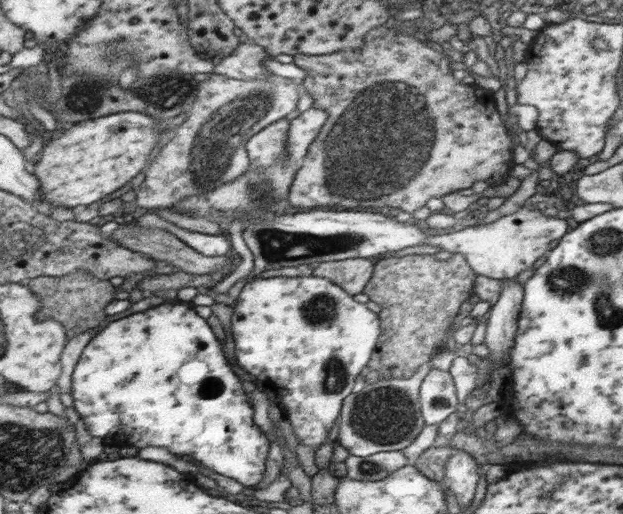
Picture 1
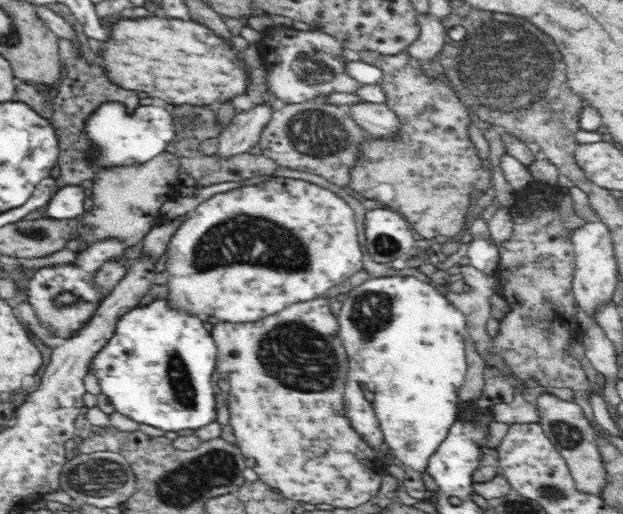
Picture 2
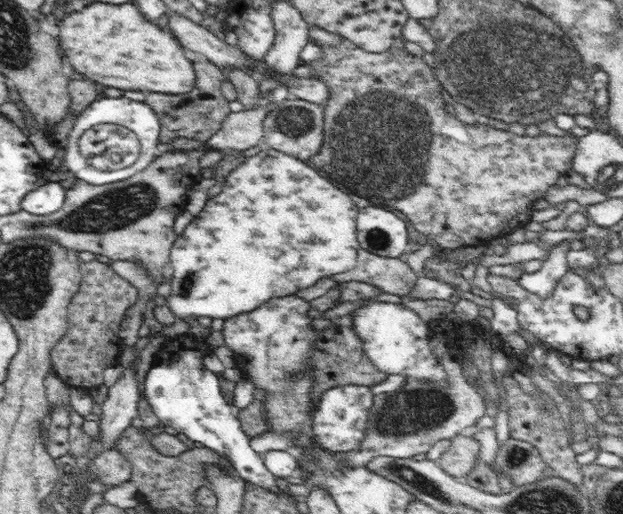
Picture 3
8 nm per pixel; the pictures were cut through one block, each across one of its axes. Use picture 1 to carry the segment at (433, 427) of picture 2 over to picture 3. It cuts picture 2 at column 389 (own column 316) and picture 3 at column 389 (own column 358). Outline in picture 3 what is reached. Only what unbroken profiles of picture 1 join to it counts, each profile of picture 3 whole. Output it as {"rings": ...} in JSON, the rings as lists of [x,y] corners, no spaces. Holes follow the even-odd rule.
{"rings":[[[374,298],[361,299],[361,307],[355,310],[353,315],[353,329],[359,340],[363,342],[364,353],[372,365],[386,373],[401,374],[407,379],[422,379],[428,383],[447,384],[447,374],[442,368],[440,361],[434,357],[430,350],[429,341],[434,336],[429,324],[426,324],[417,313],[404,307],[401,303],[372,301]]]}

